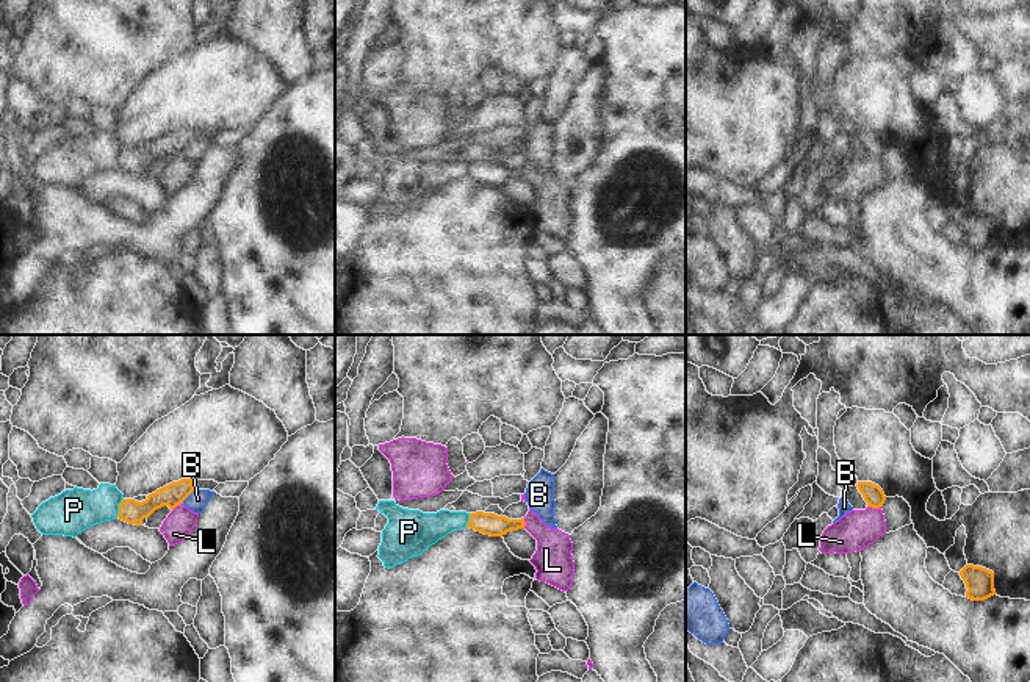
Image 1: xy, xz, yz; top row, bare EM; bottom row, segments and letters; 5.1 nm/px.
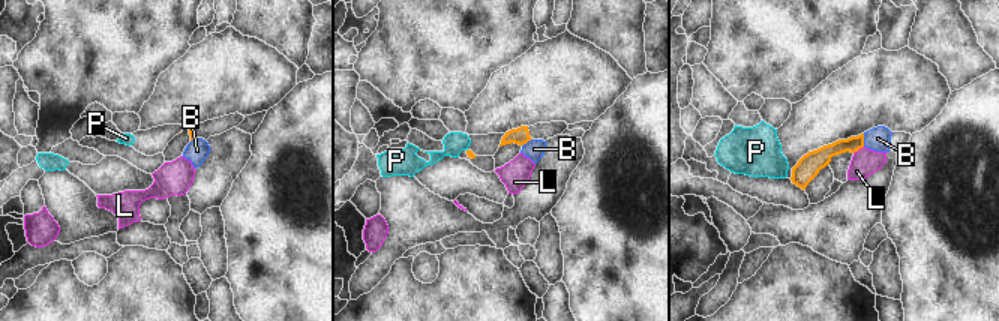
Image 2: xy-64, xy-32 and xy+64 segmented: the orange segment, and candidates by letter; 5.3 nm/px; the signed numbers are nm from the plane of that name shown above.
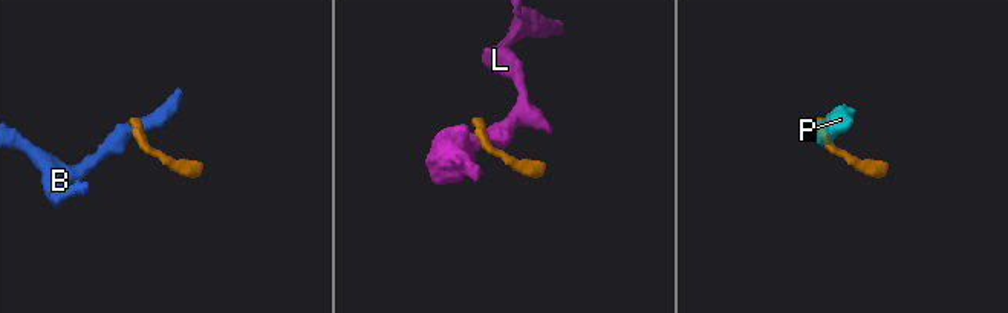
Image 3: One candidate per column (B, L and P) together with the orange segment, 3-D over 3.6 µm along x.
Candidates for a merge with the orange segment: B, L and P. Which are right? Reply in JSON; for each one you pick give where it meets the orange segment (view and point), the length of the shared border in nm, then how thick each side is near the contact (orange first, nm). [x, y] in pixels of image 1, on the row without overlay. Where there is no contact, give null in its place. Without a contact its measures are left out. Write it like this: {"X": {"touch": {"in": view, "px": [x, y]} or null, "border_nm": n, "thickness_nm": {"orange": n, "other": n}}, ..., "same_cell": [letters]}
{"same_cell": []}

